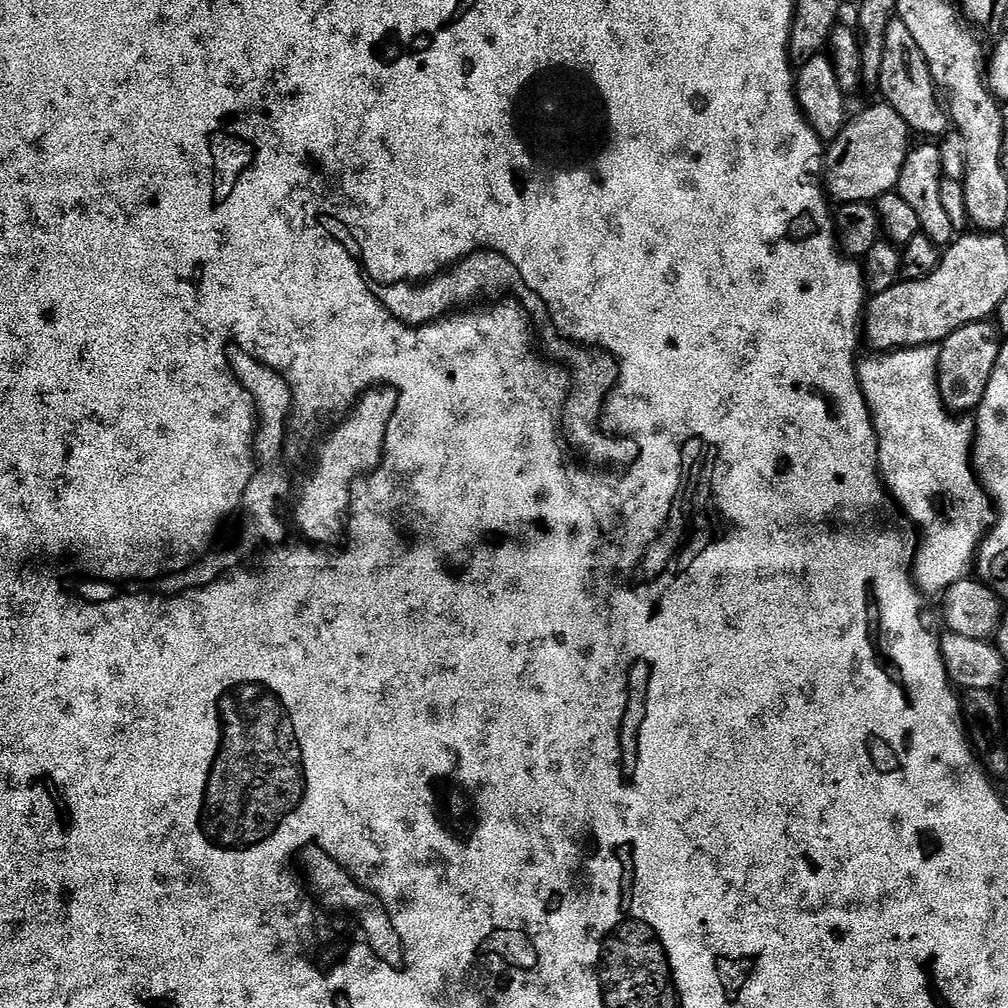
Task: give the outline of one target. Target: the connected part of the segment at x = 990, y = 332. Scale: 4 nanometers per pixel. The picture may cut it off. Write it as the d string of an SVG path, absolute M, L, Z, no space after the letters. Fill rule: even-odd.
M981 322L978 324L967 324L954 334L950 334L939 345L940 357L936 363L936 387L938 389L939 403L944 403L952 412L975 413L980 407L980 399L984 396L984 391L990 380L990 374L1000 357L1001 341L998 339L998 333L991 323Z

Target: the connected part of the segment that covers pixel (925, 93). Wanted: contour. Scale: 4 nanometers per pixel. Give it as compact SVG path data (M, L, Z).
M894 18L888 23L886 30L886 54L882 58L882 74L880 75L880 83L878 91L881 92L883 103L889 104L903 118L913 133L916 132L920 138L939 138L949 131L950 117L948 109L942 103L941 97L938 95L936 83L932 81L932 75L928 69L926 58L918 50L918 46L914 42L914 38L910 38L910 30L906 30L906 22L902 22L899 18Z

